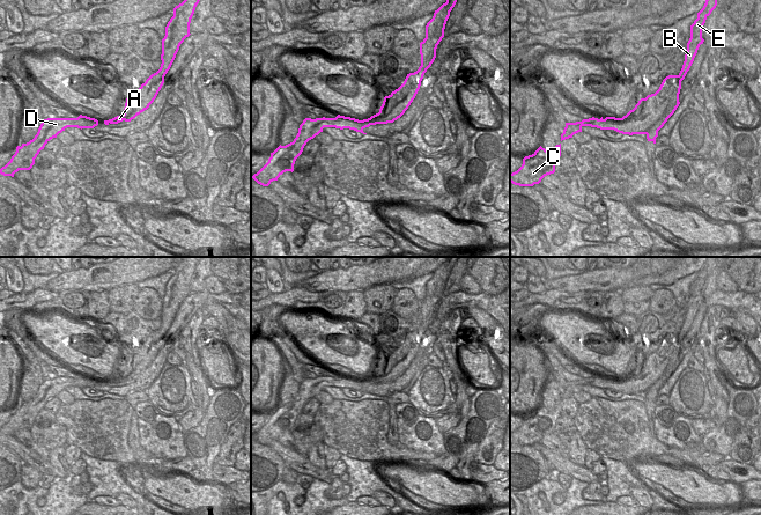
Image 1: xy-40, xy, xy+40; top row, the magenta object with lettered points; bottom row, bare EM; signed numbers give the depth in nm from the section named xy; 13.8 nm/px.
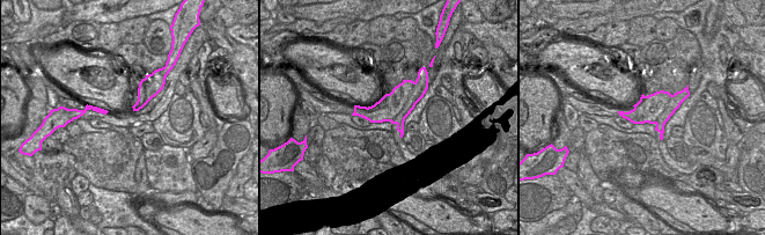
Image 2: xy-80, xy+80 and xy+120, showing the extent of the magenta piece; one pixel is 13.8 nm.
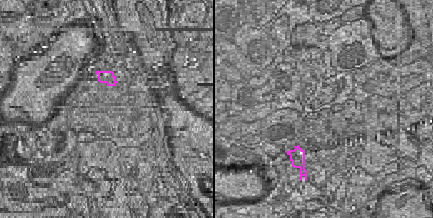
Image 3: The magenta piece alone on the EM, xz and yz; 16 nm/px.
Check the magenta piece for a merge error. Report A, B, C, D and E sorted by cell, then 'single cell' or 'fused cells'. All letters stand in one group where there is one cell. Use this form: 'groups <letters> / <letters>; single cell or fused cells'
groups A C D E / B; fused cells

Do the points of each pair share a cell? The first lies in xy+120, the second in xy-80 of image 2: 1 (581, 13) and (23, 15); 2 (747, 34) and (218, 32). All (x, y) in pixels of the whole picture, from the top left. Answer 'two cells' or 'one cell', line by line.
1: two cells
2: two cells

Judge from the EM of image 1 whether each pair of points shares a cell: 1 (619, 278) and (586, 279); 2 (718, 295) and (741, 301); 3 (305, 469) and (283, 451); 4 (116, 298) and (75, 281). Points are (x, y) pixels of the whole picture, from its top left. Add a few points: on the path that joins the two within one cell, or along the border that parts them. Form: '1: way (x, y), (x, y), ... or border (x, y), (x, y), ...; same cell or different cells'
1: way (611, 279), (595, 279); same cell
2: way (724, 299), (736, 301); same cell
3: way (300, 463), (289, 456); same cell
4: border (134, 284), (123, 284), (106, 291); different cells

